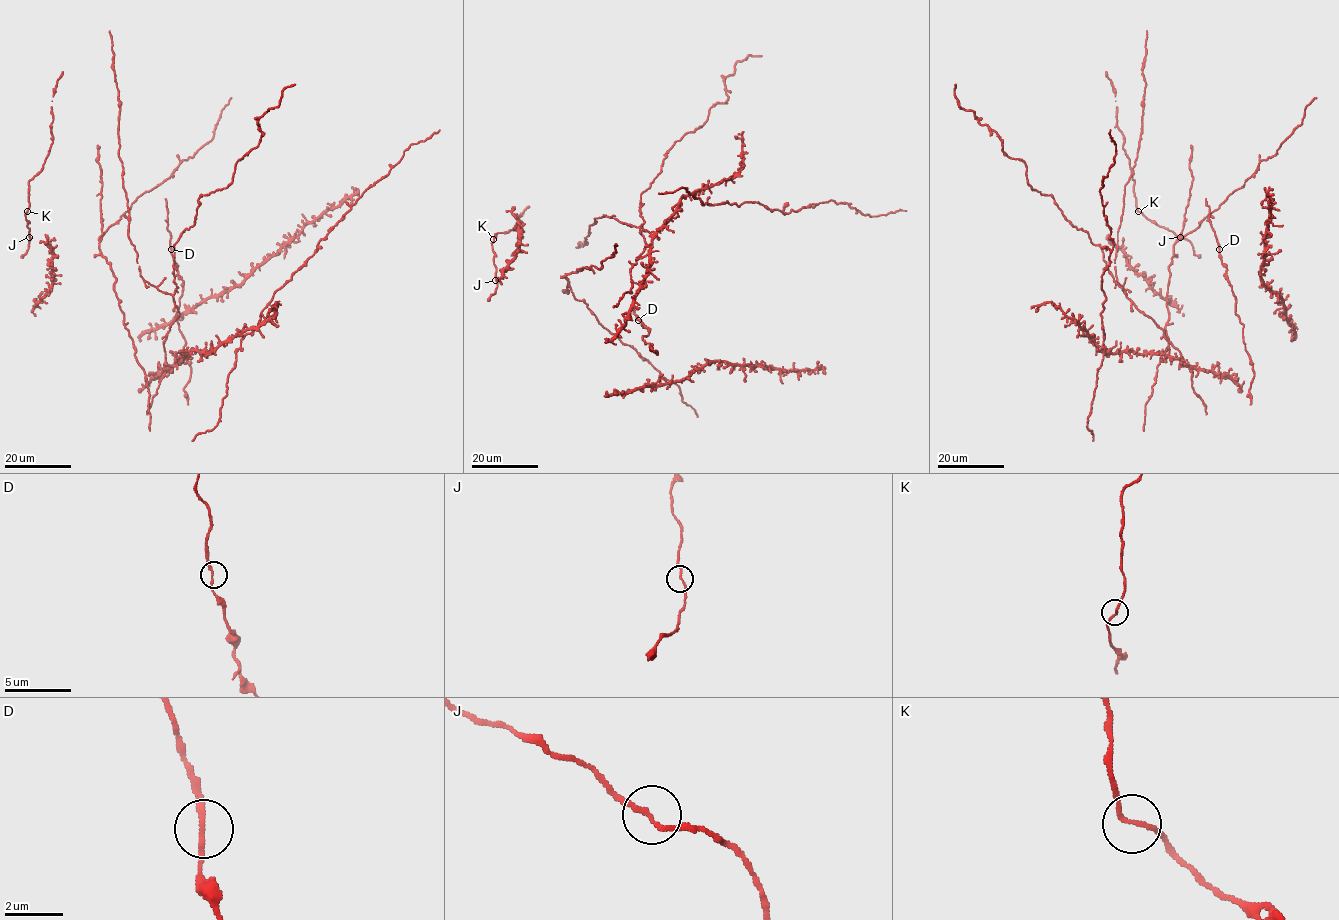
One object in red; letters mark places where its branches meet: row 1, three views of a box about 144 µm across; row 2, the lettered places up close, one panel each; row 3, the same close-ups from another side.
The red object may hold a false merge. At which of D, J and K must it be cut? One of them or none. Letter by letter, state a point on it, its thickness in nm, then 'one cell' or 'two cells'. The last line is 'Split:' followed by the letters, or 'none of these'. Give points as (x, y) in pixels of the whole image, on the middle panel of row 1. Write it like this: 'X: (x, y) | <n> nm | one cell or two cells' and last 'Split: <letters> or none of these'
D: (638, 320) | 150 nm | one cell
J: (495, 280) | 140 nm | one cell
K: (493, 239) | 150 nm | one cell
Split: none of these

